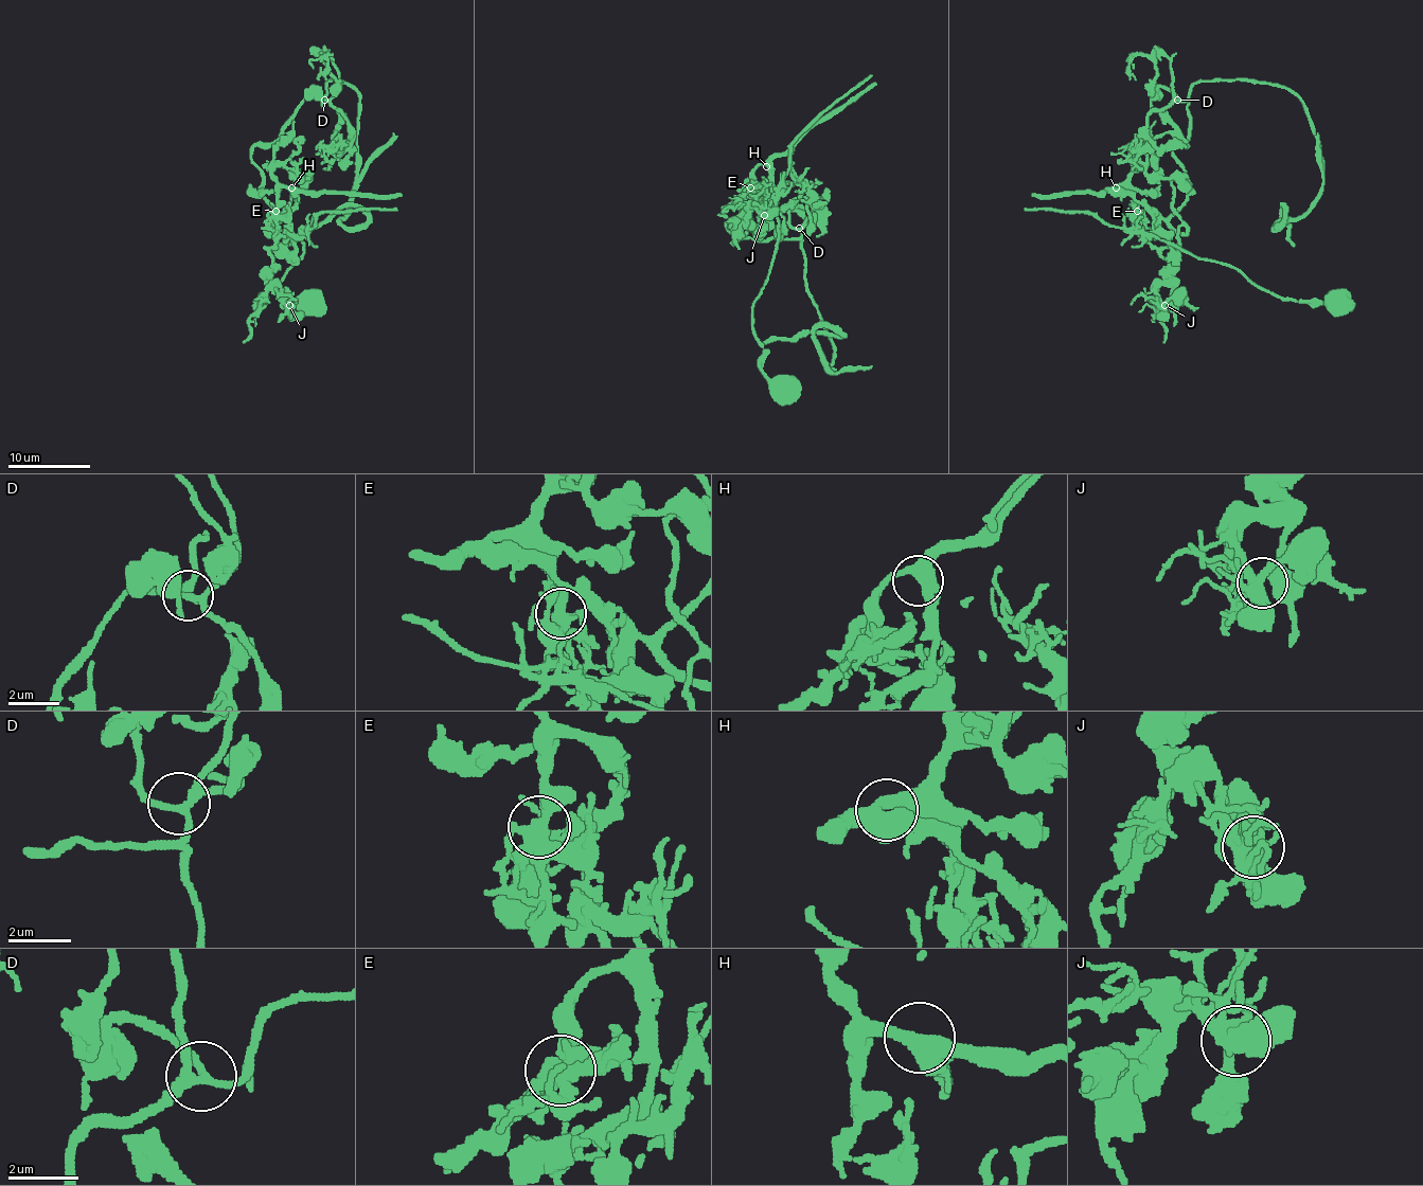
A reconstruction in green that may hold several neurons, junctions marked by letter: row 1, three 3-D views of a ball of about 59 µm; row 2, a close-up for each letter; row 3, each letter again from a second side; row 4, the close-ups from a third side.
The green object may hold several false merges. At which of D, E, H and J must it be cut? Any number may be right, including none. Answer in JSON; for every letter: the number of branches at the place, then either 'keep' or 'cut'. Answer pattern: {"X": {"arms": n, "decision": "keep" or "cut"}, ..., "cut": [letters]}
{"D": {"arms": 4, "decision": "keep"}, "E": {"arms": 5, "decision": "cut"}, "H": {"arms": 3, "decision": "keep"}, "J": {"arms": 5, "decision": "keep"}, "cut": ["E"]}

